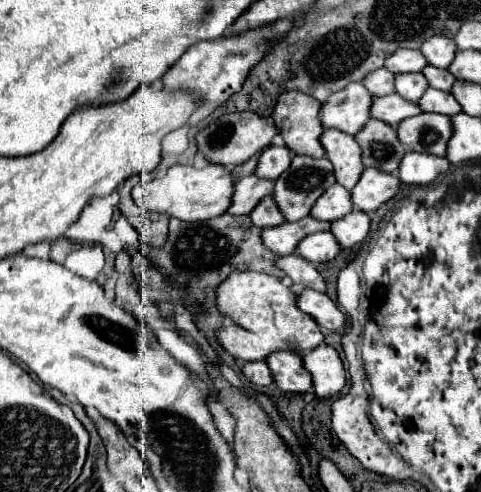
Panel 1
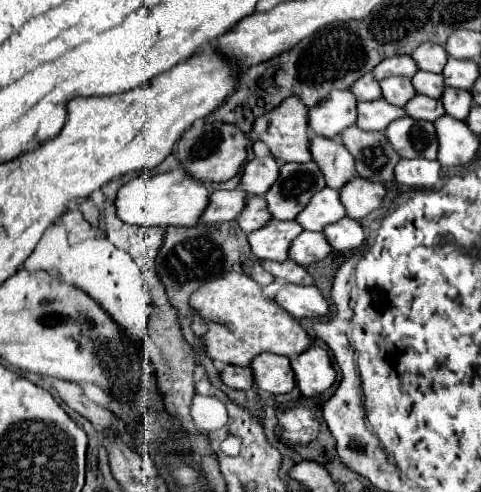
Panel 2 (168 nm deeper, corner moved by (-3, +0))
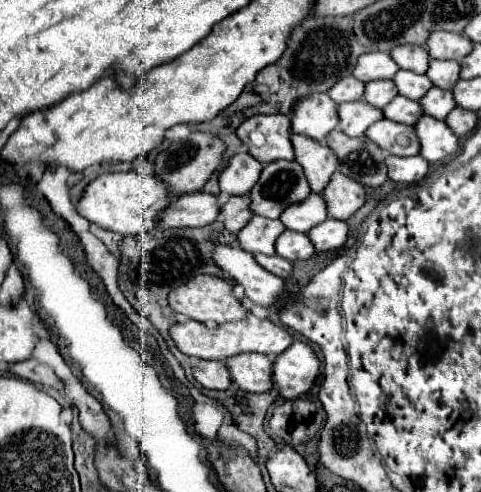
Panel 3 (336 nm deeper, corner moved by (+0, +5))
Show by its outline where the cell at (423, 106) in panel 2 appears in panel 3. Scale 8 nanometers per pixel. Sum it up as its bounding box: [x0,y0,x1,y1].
[383,96,421,124]

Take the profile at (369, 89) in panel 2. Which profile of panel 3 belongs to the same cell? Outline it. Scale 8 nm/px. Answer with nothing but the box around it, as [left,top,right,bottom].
[327,76,365,104]

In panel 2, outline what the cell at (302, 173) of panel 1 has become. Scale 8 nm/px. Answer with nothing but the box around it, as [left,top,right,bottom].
[266,161,324,221]

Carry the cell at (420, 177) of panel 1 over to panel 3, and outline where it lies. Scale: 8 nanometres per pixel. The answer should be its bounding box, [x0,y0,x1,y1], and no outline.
[385,156,429,184]

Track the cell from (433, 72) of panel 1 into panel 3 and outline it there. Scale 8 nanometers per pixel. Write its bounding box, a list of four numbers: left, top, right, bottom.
[393,70,433,100]

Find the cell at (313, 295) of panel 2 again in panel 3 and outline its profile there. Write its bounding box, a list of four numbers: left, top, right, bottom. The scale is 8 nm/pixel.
[213,246,283,306]

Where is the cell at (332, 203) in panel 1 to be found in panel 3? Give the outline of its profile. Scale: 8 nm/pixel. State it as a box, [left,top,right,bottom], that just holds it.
[281,194,327,232]

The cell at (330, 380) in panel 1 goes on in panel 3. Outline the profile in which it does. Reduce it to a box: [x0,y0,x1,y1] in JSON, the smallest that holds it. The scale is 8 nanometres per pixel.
[273,342,319,400]

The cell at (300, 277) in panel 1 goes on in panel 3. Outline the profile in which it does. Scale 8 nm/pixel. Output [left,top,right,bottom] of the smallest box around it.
[253,254,291,278]

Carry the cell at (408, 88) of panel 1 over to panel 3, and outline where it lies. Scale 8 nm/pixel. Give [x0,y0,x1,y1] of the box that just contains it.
[365,80,397,108]

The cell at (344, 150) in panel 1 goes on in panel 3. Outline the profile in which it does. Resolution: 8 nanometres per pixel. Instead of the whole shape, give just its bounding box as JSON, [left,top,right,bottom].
[291,134,337,192]

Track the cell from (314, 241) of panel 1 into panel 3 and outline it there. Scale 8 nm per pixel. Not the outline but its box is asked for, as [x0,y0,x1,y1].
[275,230,315,262]

